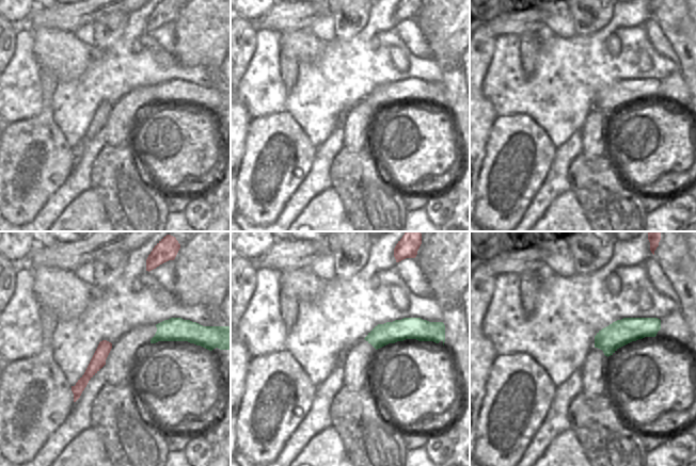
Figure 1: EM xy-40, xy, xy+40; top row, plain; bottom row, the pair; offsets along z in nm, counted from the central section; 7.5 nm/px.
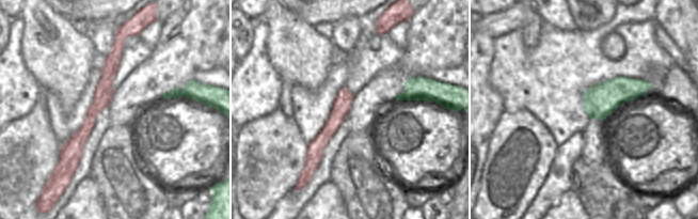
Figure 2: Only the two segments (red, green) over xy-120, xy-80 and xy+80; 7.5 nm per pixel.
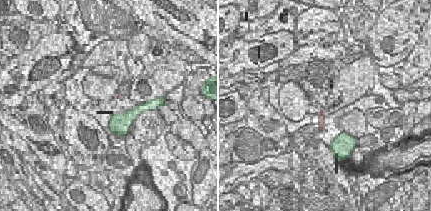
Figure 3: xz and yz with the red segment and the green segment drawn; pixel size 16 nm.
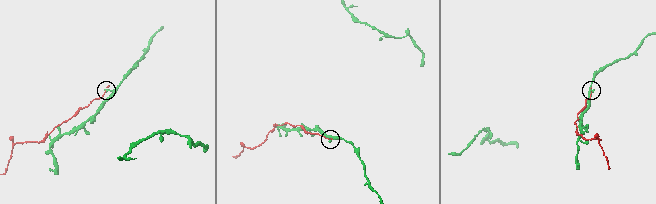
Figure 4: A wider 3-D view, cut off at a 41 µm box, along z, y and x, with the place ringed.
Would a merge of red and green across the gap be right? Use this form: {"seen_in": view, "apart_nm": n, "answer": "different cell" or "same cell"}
{"seen_in": "xy-40", "apart_nm": 300, "answer": "different cell"}

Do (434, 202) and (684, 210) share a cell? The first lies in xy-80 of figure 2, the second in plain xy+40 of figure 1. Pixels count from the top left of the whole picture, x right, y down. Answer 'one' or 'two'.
one

